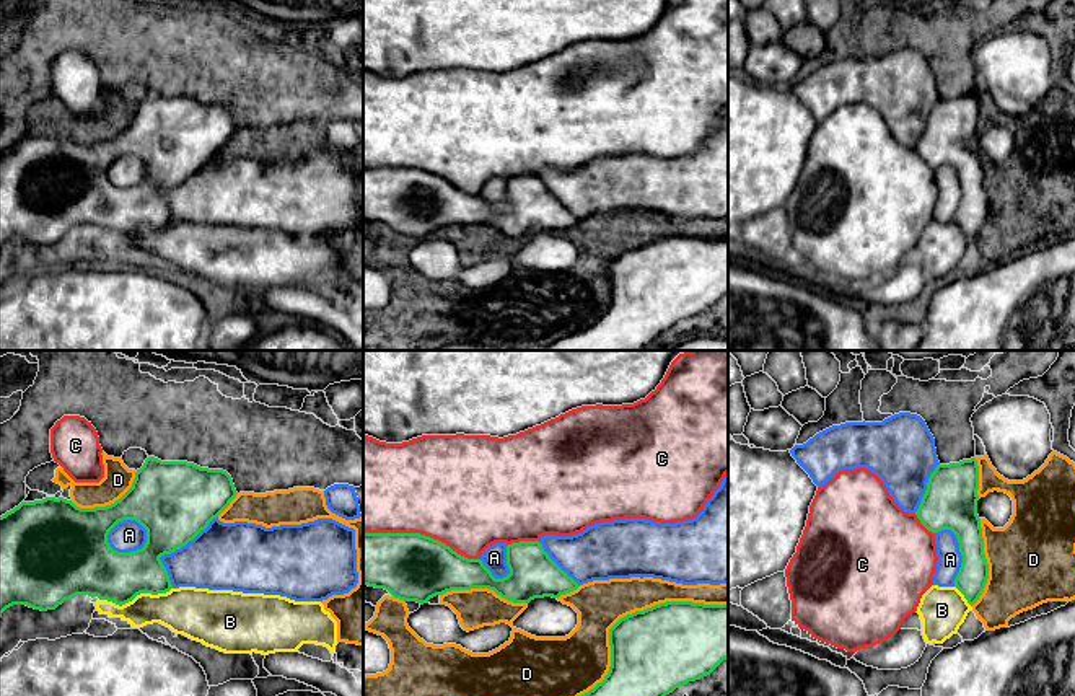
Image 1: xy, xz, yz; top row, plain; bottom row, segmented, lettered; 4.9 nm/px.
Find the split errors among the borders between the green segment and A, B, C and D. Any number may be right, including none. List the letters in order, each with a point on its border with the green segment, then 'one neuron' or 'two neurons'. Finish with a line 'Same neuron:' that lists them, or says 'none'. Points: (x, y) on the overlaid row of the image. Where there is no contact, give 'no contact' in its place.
A: xy (122, 520) | one neuron
B: xy (139, 594) | two neurons
C: xz (422, 535) | two neurons
D: xz (632, 613) | two neurons
Same neuron: A

